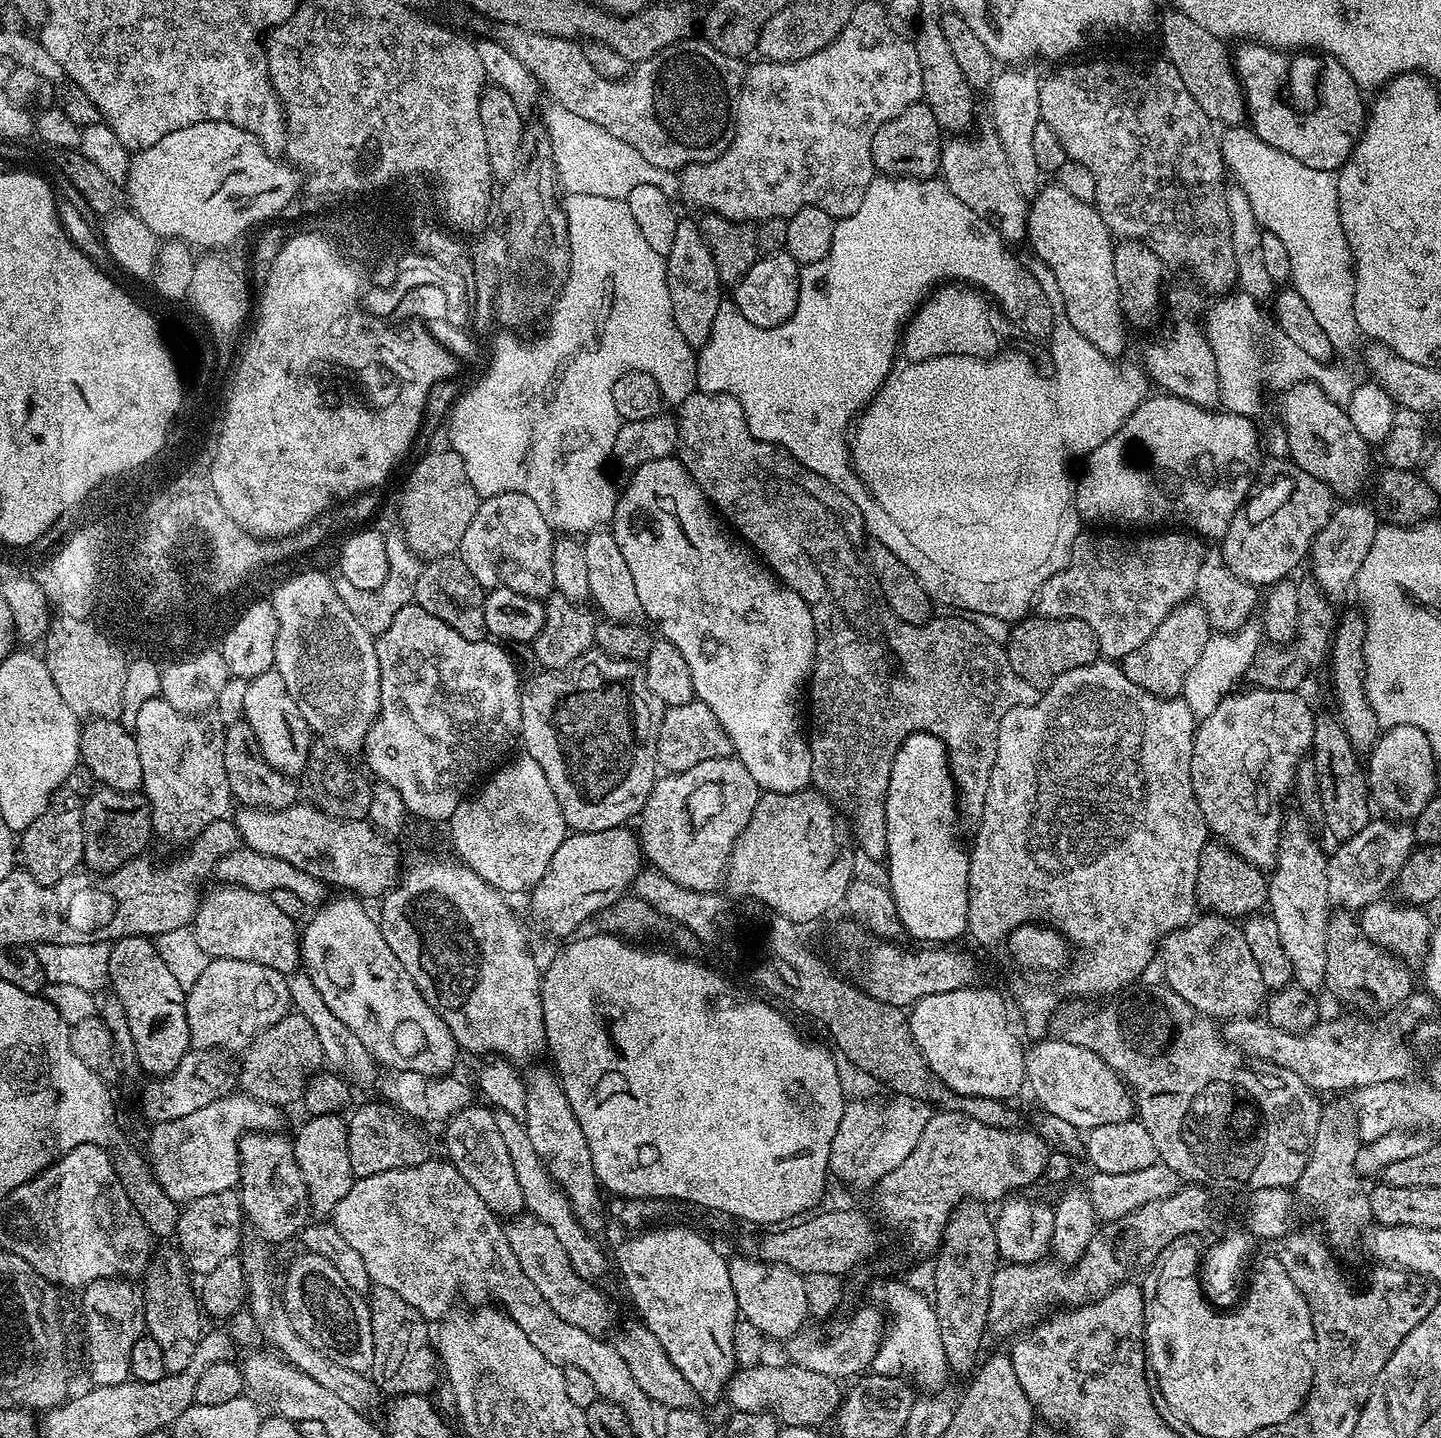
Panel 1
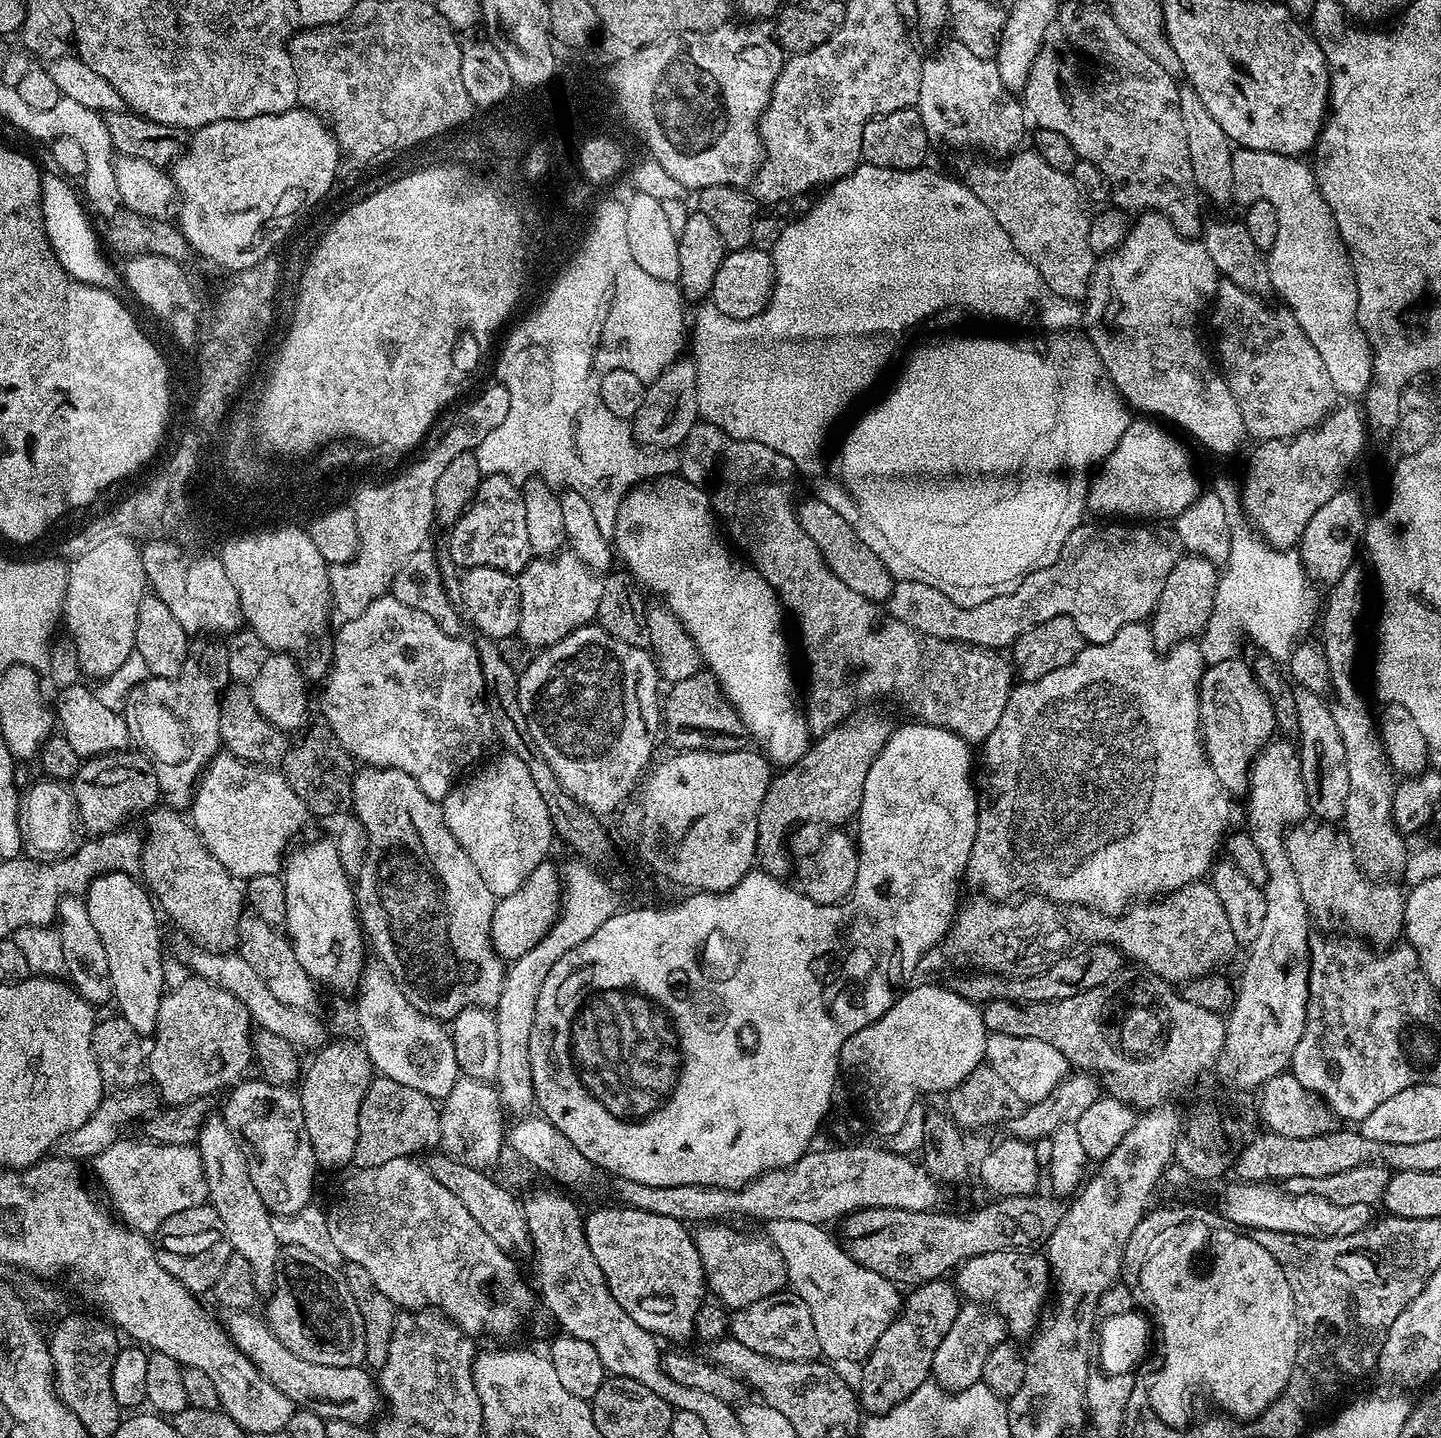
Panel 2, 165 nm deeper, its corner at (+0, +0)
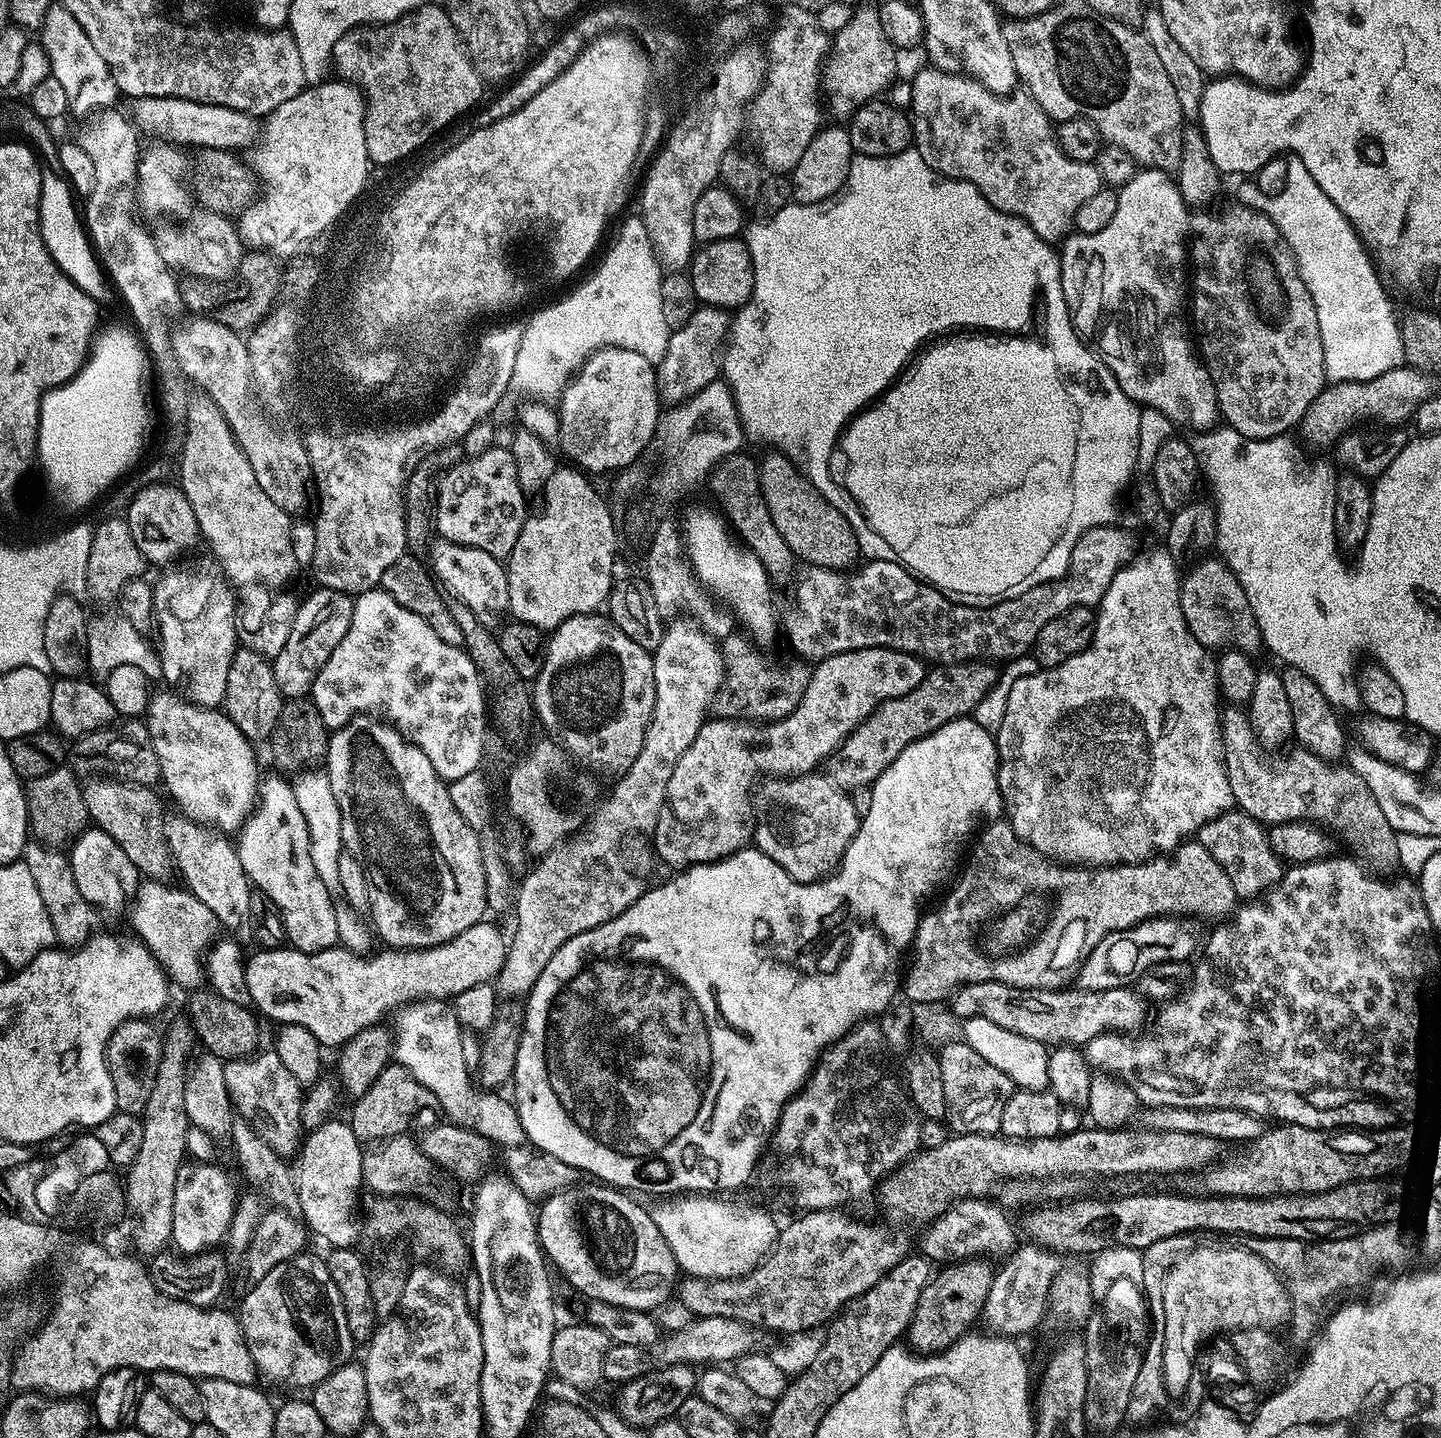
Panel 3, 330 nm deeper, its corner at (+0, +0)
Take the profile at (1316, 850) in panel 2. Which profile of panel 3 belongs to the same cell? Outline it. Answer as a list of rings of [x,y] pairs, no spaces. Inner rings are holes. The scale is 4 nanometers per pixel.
[[[1228,706],[1222,712],[1222,739],[1224,742],[1224,769],[1226,778],[1230,782],[1230,790],[1235,807],[1245,812],[1250,818],[1259,820],[1265,826],[1274,824],[1285,824],[1286,822],[1303,822],[1315,824],[1317,828],[1323,828],[1325,832],[1336,836],[1349,848],[1351,855],[1356,860],[1363,862],[1373,873],[1381,877],[1391,877],[1392,871],[1400,868],[1398,856],[1397,833],[1386,822],[1382,809],[1370,794],[1370,786],[1362,782],[1362,778],[1347,766],[1341,766],[1336,762],[1322,760],[1312,752],[1295,750],[1285,758],[1281,764],[1267,764],[1261,753],[1257,751],[1258,745],[1252,734],[1252,724],[1248,720],[1247,711],[1240,712],[1236,706]]]

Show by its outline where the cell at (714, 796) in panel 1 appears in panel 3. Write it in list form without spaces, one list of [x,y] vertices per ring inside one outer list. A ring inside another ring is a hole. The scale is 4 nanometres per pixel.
[[[859,648],[819,661],[811,669],[808,685],[798,706],[786,718],[771,722],[709,719],[698,730],[698,738],[694,738],[690,750],[678,758],[674,774],[670,774],[665,804],[654,831],[657,854],[672,870],[683,870],[696,864],[714,864],[749,847],[756,834],[754,789],[761,778],[787,778],[815,773],[819,769],[816,767],[819,764],[821,767],[879,704],[908,694],[924,681],[925,675],[925,661],[914,654],[893,648]]]

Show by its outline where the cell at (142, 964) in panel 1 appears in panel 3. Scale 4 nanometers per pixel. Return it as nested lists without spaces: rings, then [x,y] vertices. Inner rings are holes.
[[[92,826],[76,837],[76,843],[71,845],[70,859],[74,872],[75,885],[86,902],[92,905],[93,909],[104,912],[120,912],[124,903],[129,903],[130,894],[137,891],[142,877],[134,862],[126,858],[126,850],[110,838],[101,828]]]

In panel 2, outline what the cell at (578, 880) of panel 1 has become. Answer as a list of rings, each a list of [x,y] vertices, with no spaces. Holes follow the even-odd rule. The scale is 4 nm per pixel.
[[[551,862],[540,864],[522,882],[514,894],[506,894],[499,897],[492,919],[492,949],[499,954],[500,959],[511,962],[522,958],[526,950],[534,950],[538,942],[554,926],[554,922],[560,917],[562,907],[562,872],[555,868]]]

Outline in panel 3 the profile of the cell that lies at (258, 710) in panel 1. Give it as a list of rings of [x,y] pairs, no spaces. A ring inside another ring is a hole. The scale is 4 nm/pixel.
[[[317,587],[315,591],[305,600],[299,601],[290,626],[290,638],[286,638],[286,646],[282,646],[280,653],[271,661],[274,678],[278,682],[278,690],[285,698],[304,698],[311,693],[314,678],[320,673],[322,666],[326,666],[326,658],[334,654],[334,646],[338,646],[338,642],[346,638],[346,630],[350,630],[350,618],[354,614],[353,597],[347,596],[345,592],[329,588]]]

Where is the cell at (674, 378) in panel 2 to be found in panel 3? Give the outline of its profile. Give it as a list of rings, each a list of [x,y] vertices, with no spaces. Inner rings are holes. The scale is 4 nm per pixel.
[[[697,307],[692,321],[671,333],[669,345],[656,364],[656,385],[661,401],[673,406],[689,400],[709,384],[718,380],[722,372],[722,360],[718,353],[730,331],[730,316],[723,308]]]

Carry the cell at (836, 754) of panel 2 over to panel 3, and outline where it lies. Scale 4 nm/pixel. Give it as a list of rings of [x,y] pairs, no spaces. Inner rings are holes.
[[[988,662],[933,667],[916,688],[908,694],[879,704],[844,739],[843,744],[826,761],[828,779],[833,780],[841,790],[866,788],[875,784],[877,778],[892,765],[894,758],[898,758],[898,754],[906,750],[906,746],[930,735],[931,732],[937,732],[951,720],[959,720],[975,713],[984,695],[998,683],[998,676],[992,668],[995,667]]]

